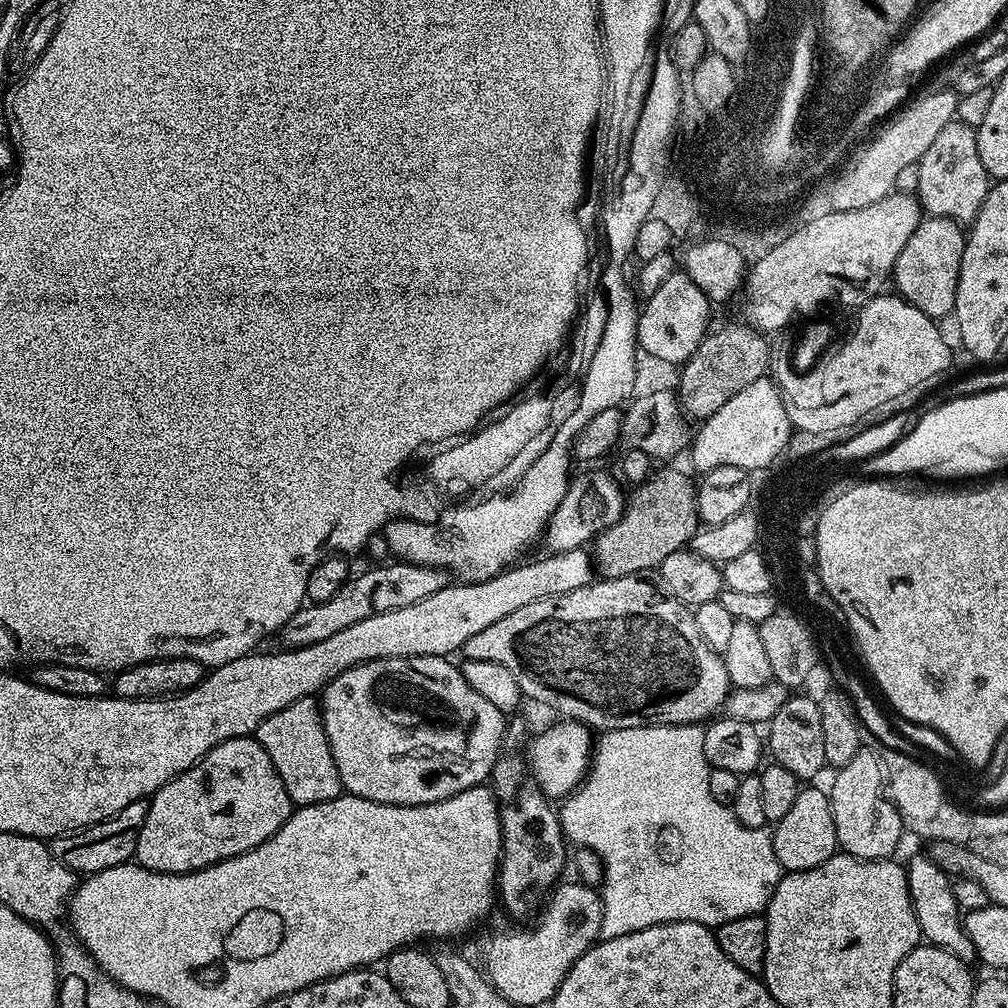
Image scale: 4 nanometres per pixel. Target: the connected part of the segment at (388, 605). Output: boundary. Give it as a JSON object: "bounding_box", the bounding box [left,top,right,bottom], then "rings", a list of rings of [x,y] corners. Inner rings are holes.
{"bounding_box":[278,562,450,648],"rings":[[[407,562],[391,563],[380,564],[361,576],[353,575],[337,593],[321,599],[324,600],[321,604],[305,603],[280,629],[278,639],[281,640],[281,645],[284,648],[305,648],[317,644],[322,642],[322,638],[338,634],[338,630],[346,630],[346,626],[354,626],[354,622],[362,622],[362,618],[370,618],[386,610],[402,610],[402,606],[414,606],[414,602],[422,602],[422,598],[438,594],[438,590],[448,587],[450,583],[449,573],[443,567]]]}

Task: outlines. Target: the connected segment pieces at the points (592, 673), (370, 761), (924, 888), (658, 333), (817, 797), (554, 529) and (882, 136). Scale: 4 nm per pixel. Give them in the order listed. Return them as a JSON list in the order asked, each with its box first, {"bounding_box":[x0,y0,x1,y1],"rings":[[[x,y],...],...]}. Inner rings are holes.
[{"bounding_box":[462,574,730,733],"rings":[[[637,574],[635,576],[623,576],[622,578],[614,578],[613,580],[605,580],[603,578],[597,579],[595,582],[582,586],[578,590],[570,590],[570,594],[558,594],[554,598],[542,598],[538,602],[530,602],[530,606],[521,606],[519,610],[514,610],[514,614],[506,614],[506,618],[498,618],[498,622],[493,622],[491,626],[486,626],[486,630],[481,630],[479,634],[474,634],[474,638],[470,638],[470,642],[466,642],[462,649],[462,656],[464,660],[477,660],[478,662],[496,662],[501,666],[506,666],[516,679],[517,686],[520,687],[521,693],[525,697],[528,696],[532,700],[537,700],[540,704],[549,704],[556,712],[561,712],[561,717],[577,721],[589,729],[597,730],[601,733],[613,732],[614,730],[622,730],[623,728],[641,728],[647,724],[700,724],[707,721],[713,715],[712,711],[716,707],[723,705],[727,701],[730,691],[728,682],[728,675],[726,674],[726,666],[724,665],[724,658],[721,653],[713,650],[708,643],[702,638],[702,634],[698,634],[698,622],[694,615],[693,609],[689,605],[684,604],[682,601],[677,600],[675,596],[669,594],[663,587],[654,585],[648,581],[643,575]]]},{"bounding_box":[319,656,506,804],"rings":[[[411,656],[410,658],[378,658],[370,662],[362,662],[334,678],[322,689],[319,697],[320,716],[324,719],[326,738],[330,742],[330,754],[334,754],[334,766],[338,766],[338,774],[343,791],[350,796],[366,798],[379,804],[429,804],[450,798],[462,790],[483,785],[492,775],[492,767],[502,755],[506,740],[505,713],[500,712],[497,706],[482,698],[476,690],[467,684],[461,669],[451,659],[442,656]]]},{"bounding_box":[906,854,976,961],"rings":[[[918,854],[906,860],[906,871],[910,898],[914,906],[914,914],[918,918],[921,937],[936,948],[954,954],[959,960],[975,961],[976,951],[964,929],[962,910],[952,893],[953,877],[941,870],[934,861],[930,861],[925,854]]]},{"bounding_box":[636,270,710,365],"rings":[[[676,270],[654,294],[643,301],[637,318],[636,343],[639,348],[662,358],[664,362],[683,365],[698,350],[698,346],[709,335],[708,306],[710,299],[687,275]]]},{"bounding_box":[771,786,838,872],"rings":[[[816,786],[801,787],[798,798],[794,798],[794,806],[790,806],[790,811],[786,813],[786,818],[775,821],[771,829],[774,854],[784,872],[810,870],[838,852],[829,793],[825,789],[823,792],[820,788],[812,787]]]},{"bounding_box":[542,468,626,553],"rings":[[[596,468],[593,472],[571,477],[568,492],[549,518],[547,529],[542,536],[542,540],[548,543],[549,553],[565,552],[591,545],[605,528],[609,528],[618,520],[624,512],[626,492],[620,489],[621,481],[613,476]]]},{"bounding_box":[830,87,960,212],"rings":[[[941,87],[936,91],[940,92],[928,92],[925,96],[917,95],[909,99],[904,107],[867,141],[869,144],[852,161],[849,159],[843,165],[844,173],[830,184],[833,188],[832,207],[835,211],[845,212],[851,208],[870,206],[870,202],[886,198],[895,189],[900,171],[906,166],[920,163],[922,154],[926,154],[934,138],[938,138],[942,126],[957,119],[956,107],[960,97],[950,88]]]}]

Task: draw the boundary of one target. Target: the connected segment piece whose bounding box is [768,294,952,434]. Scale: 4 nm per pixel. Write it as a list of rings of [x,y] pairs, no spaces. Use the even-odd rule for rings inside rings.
[[[881,294],[864,303],[855,313],[856,325],[853,326],[852,333],[840,345],[837,343],[831,351],[821,356],[818,363],[808,372],[797,372],[793,369],[787,343],[773,343],[769,347],[770,376],[780,390],[793,429],[815,434],[825,433],[826,430],[855,429],[855,424],[866,419],[871,412],[894,403],[899,396],[904,396],[907,392],[914,391],[919,384],[942,375],[951,366],[952,352],[940,333],[941,325],[932,317],[922,314],[922,310],[915,308],[903,296],[891,295]]]

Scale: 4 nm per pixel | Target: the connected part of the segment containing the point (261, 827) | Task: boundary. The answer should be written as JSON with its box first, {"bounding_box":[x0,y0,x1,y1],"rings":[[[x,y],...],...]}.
{"bounding_box":[135,736,294,872],"rings":[[[252,736],[230,738],[214,746],[190,770],[176,776],[150,798],[146,822],[136,843],[135,863],[155,872],[193,872],[219,860],[254,850],[288,821],[294,811],[290,794],[270,762],[270,754]]]}

